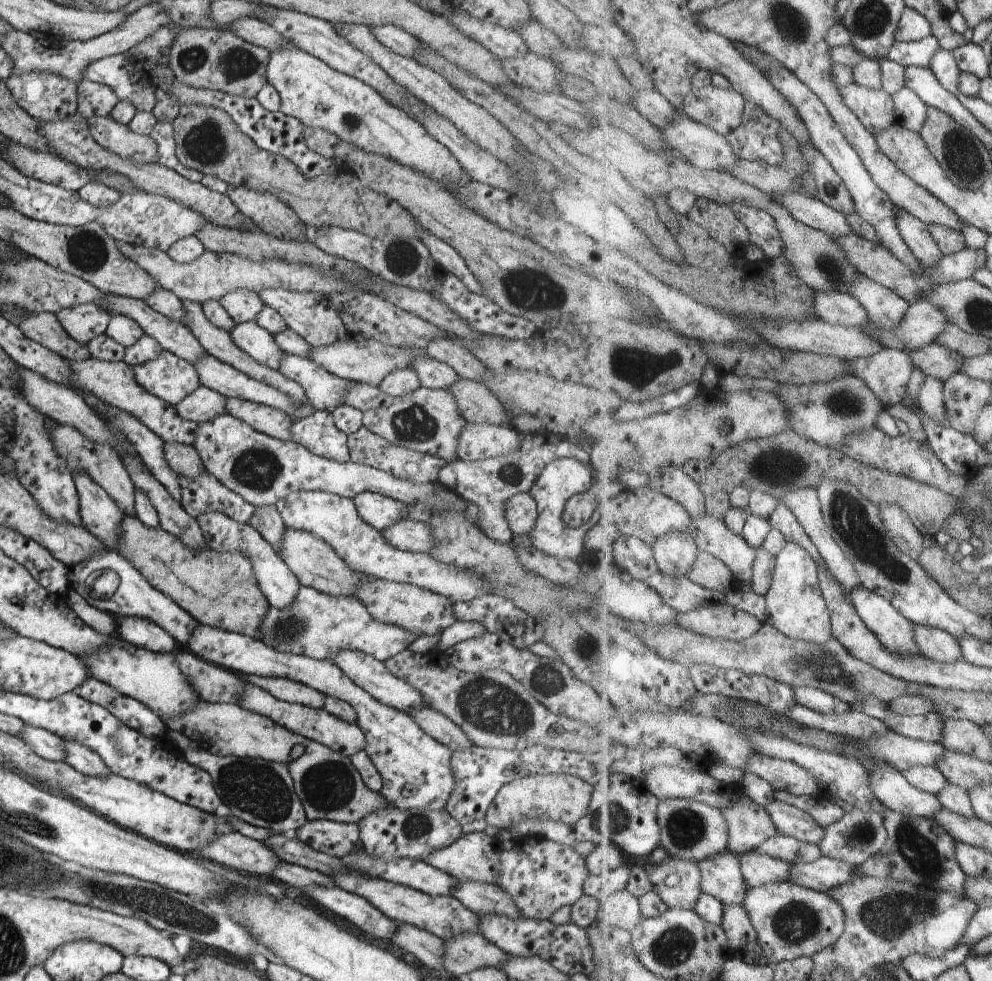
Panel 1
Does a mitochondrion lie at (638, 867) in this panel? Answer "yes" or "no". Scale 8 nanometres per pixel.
no

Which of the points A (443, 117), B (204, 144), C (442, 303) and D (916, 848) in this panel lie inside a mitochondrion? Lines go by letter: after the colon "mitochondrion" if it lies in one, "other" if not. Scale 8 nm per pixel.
A: other
B: mitochondrion
C: other
D: mitochondrion

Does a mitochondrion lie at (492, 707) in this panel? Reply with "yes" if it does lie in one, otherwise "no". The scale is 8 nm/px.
yes

